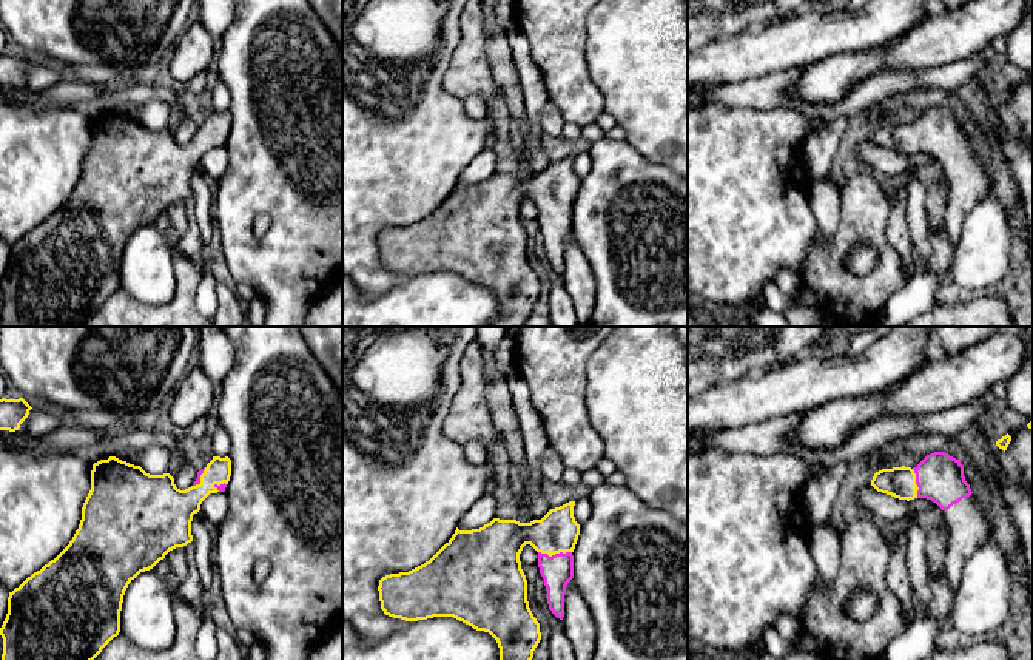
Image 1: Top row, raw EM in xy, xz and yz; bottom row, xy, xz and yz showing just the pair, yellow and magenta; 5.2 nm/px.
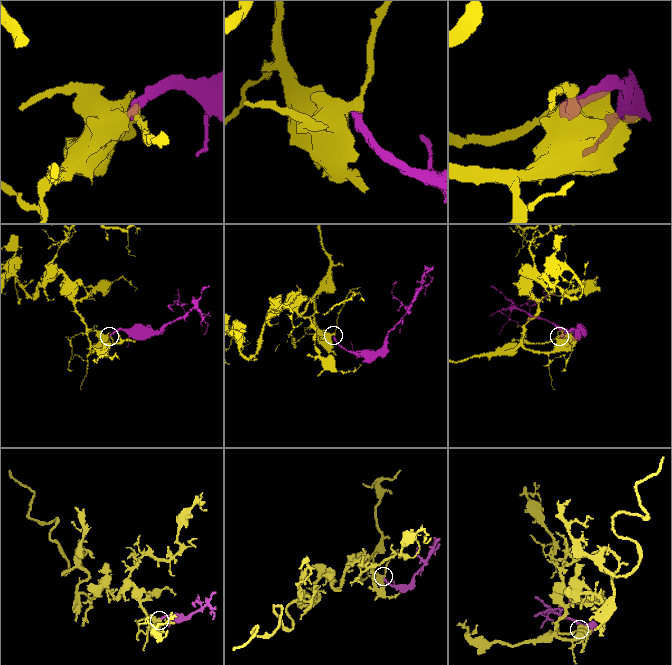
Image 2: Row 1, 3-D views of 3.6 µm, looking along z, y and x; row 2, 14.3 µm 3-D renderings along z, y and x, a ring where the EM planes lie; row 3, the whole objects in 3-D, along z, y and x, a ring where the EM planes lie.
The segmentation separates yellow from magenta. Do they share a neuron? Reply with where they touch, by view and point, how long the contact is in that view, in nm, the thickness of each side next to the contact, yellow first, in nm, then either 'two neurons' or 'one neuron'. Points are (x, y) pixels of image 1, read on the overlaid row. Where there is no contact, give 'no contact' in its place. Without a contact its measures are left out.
meets yellow in xz at (555, 552); contact 180 nm long; 220 nm thick on the yellow side, 160 nm on the other; one neuron

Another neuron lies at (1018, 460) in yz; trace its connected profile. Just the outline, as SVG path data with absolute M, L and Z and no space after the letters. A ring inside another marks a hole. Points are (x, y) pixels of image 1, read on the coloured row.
M1027 426L1008 432L1011 441L1005 450L1005 469L1033 490L1033 430Z

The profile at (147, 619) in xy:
M140 572L128 584L120 611L119 634L146 651L167 651L174 643L176 618L171 588L154 572Z

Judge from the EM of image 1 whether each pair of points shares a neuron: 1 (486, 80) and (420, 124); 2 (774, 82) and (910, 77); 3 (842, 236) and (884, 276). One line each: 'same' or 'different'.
1: different
2: same
3: same

